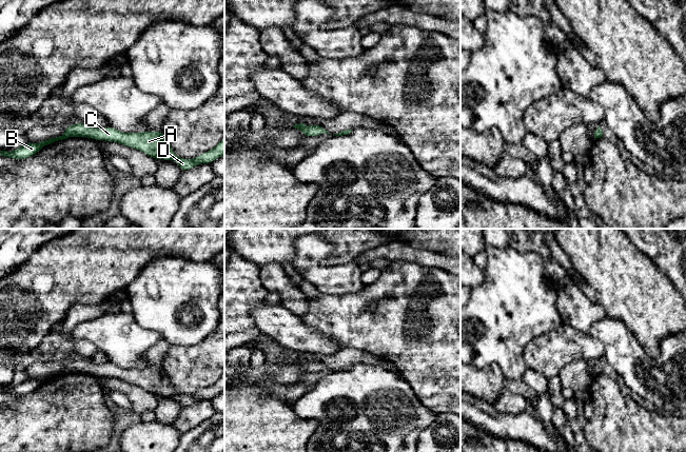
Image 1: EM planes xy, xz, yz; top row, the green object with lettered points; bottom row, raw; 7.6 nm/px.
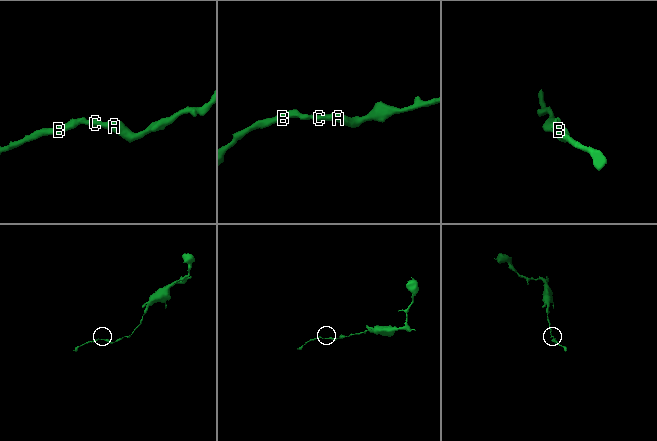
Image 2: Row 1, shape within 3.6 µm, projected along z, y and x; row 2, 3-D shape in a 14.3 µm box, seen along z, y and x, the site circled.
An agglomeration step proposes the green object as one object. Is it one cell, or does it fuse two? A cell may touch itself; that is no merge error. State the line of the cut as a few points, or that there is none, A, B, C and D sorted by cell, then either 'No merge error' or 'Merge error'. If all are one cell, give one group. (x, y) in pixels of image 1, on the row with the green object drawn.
No split. Groups: A B C D. No merge error

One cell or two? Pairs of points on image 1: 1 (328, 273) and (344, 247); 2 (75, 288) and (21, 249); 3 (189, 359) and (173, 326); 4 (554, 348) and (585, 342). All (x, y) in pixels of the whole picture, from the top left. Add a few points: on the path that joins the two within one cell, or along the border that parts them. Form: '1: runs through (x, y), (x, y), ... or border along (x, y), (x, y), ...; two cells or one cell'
1: border along (326, 240), (333, 252), (324, 263), (354, 260); two cells
2: border along (51, 240), (41, 246), (12, 271); two cells
3: border along (206, 337), (190, 346), (171, 345); two cells
4: runs through (562, 346), (577, 345); one cell

